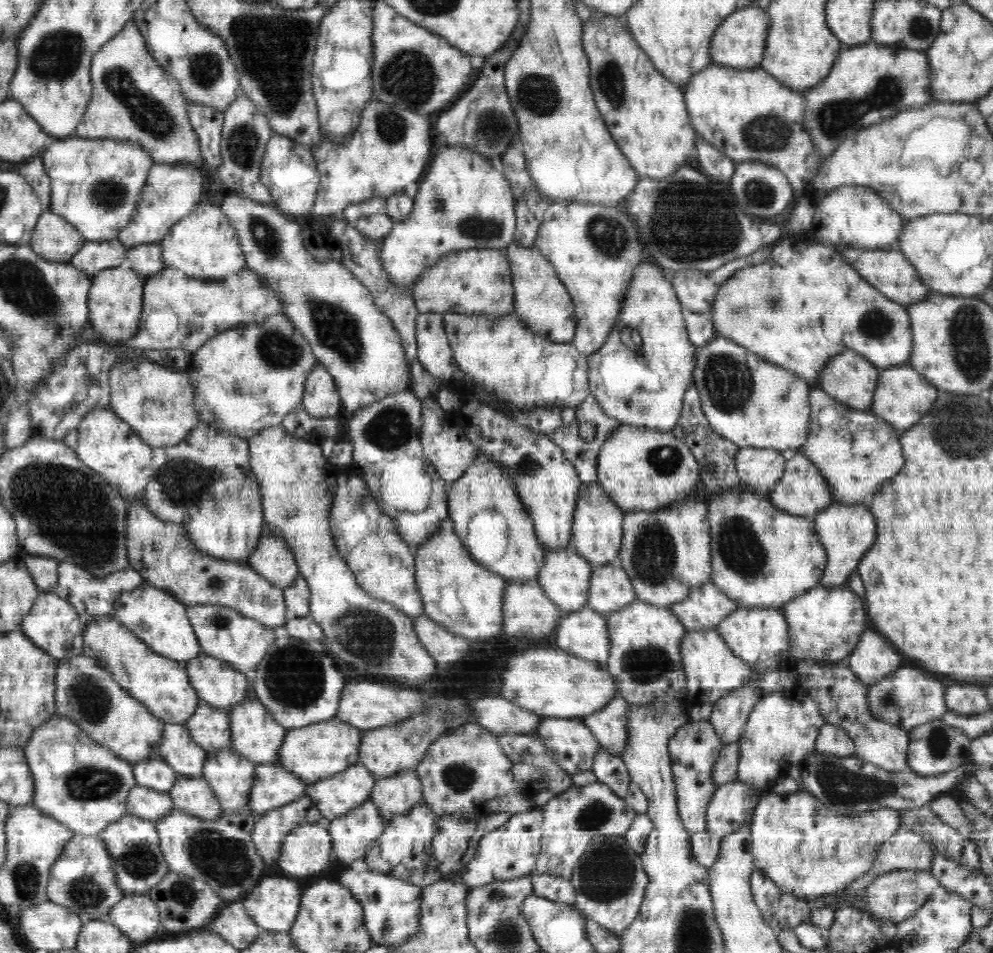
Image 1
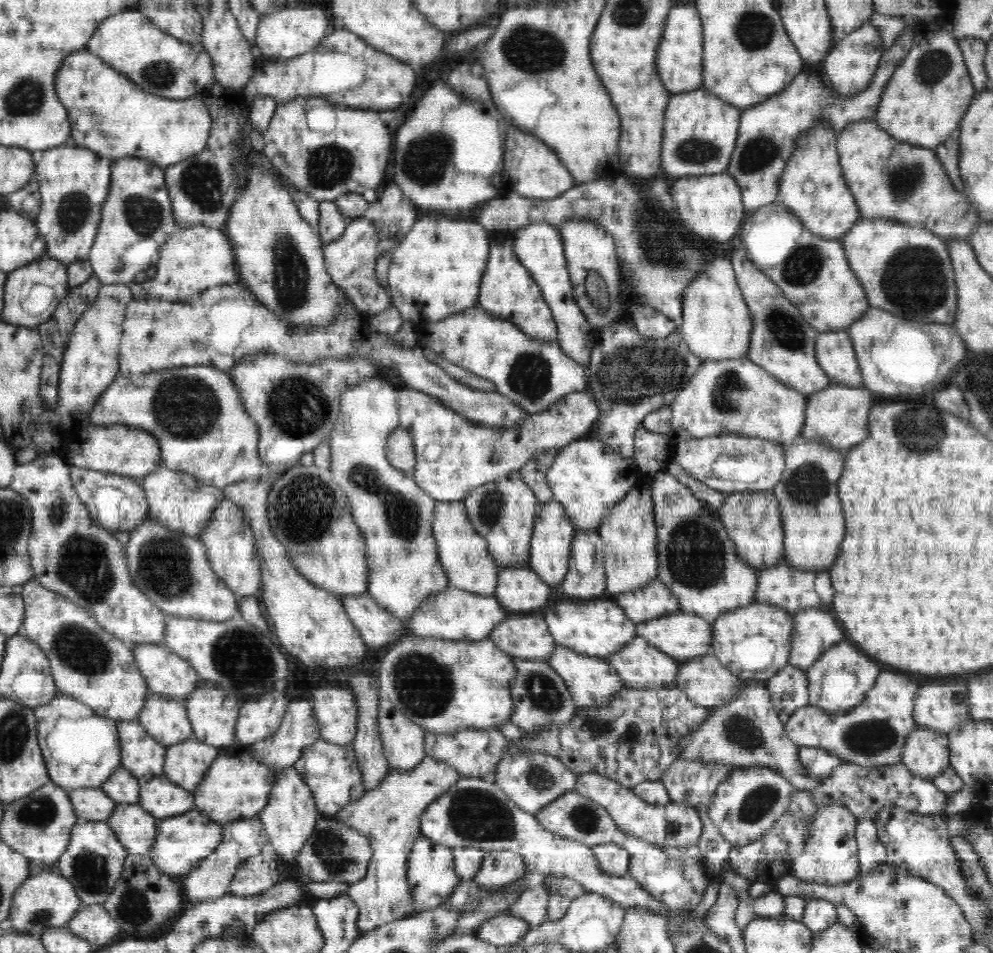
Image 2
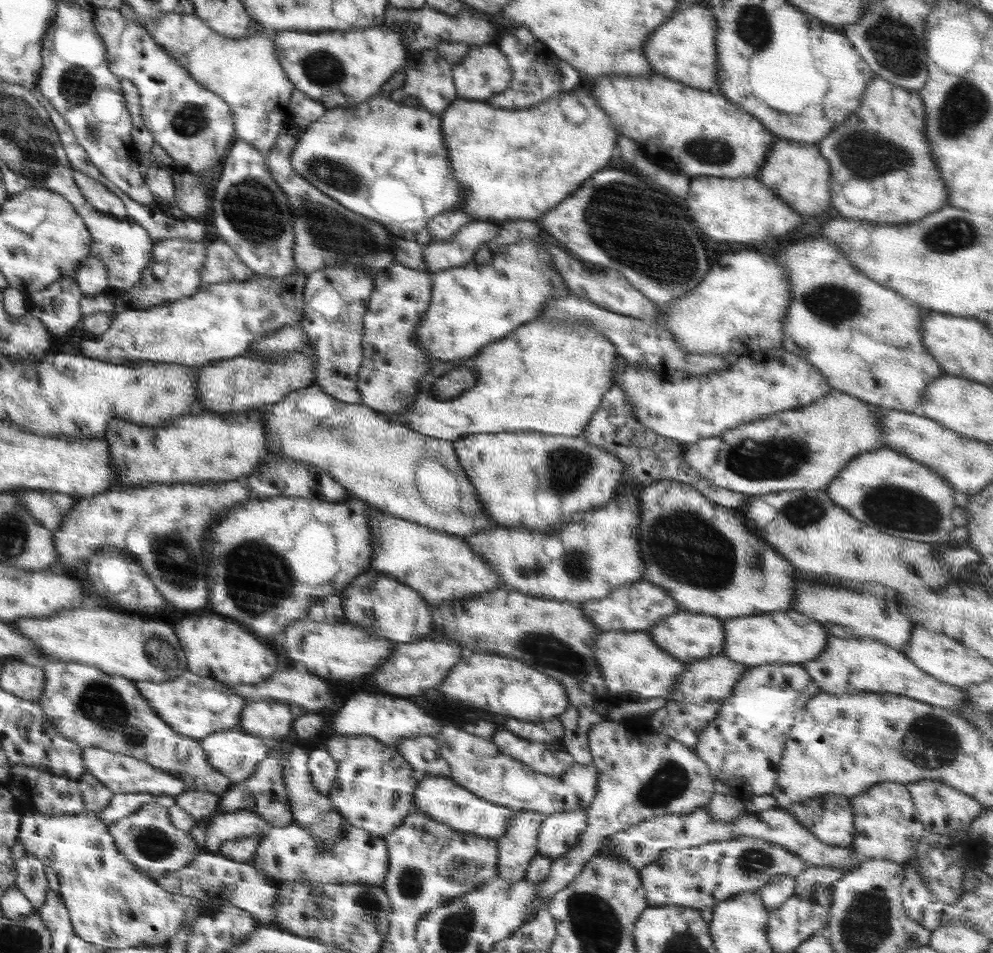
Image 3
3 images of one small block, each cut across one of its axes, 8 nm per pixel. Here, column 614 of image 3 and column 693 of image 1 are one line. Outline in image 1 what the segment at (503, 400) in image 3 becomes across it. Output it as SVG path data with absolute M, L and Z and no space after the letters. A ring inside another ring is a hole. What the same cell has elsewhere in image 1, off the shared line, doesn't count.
M642 262L635 268L625 294L624 308L620 310L616 326L612 328L600 350L586 358L589 391L602 410L620 423L632 425L634 428L671 432L672 428L676 428L684 393L688 387L693 386L693 373L696 366L697 350L688 339L684 310L676 297L669 276L650 262ZM625 328L638 330L643 340L642 348L632 350L621 341L620 332Z

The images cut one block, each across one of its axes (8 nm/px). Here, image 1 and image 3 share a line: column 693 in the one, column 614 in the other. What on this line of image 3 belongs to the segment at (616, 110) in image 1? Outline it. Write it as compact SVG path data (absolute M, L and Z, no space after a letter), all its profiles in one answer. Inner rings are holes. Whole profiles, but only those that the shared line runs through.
M576 86L571 92L580 102L588 118L580 124L571 122L559 106L561 94L556 94L535 107L509 111L494 108L484 101L456 98L447 106L442 116L442 135L448 145L448 159L452 175L460 183L466 195L466 204L460 210L469 213L478 221L504 222L505 220L538 221L544 212L552 210L573 192L584 180L599 170L613 165L616 155L616 140L620 133L610 124L608 113L598 107L598 101L586 88Z

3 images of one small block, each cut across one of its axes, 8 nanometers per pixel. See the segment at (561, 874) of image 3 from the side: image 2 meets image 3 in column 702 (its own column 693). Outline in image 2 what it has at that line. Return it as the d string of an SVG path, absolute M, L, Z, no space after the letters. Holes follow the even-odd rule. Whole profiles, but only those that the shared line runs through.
M676 759L664 772L661 780L671 803L694 808L708 806L718 786L732 776L736 767L727 764L702 764L697 760Z

